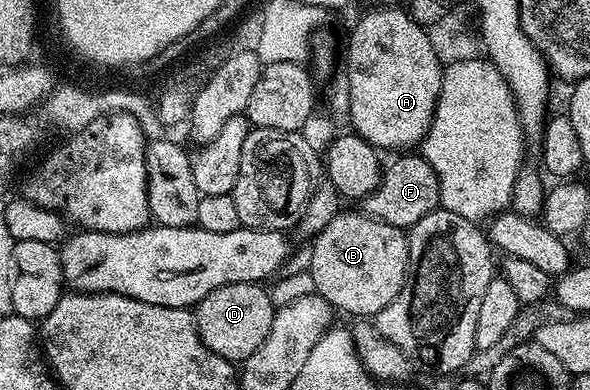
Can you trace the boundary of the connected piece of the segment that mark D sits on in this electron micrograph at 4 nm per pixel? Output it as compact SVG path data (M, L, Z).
M235 282L214 288L210 296L197 302L194 307L196 327L202 344L206 344L210 352L233 364L242 364L254 356L258 348L262 348L266 336L270 336L276 311L271 293L259 282Z

